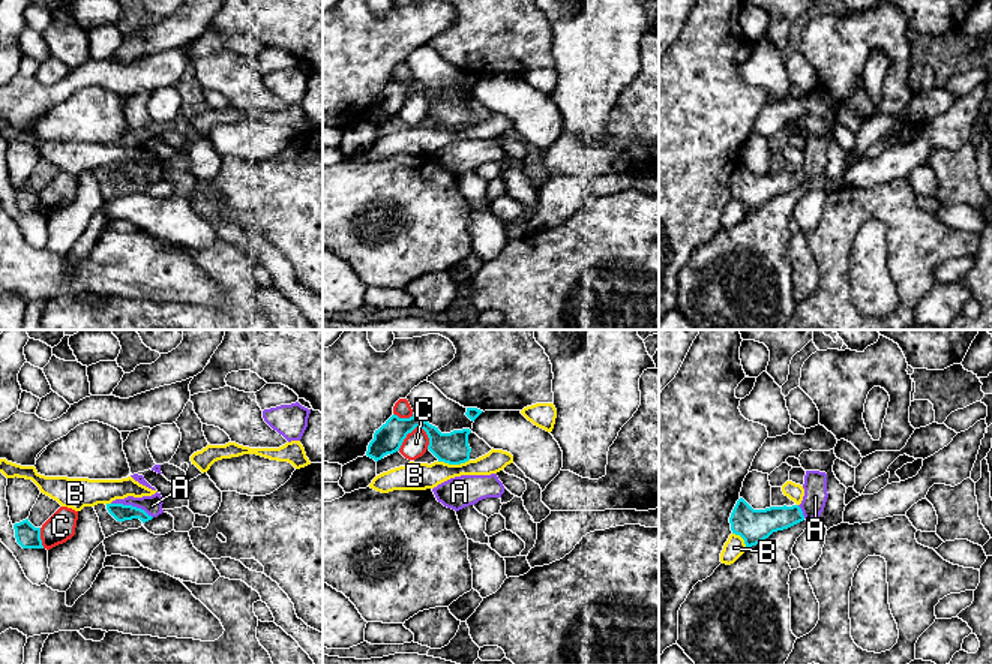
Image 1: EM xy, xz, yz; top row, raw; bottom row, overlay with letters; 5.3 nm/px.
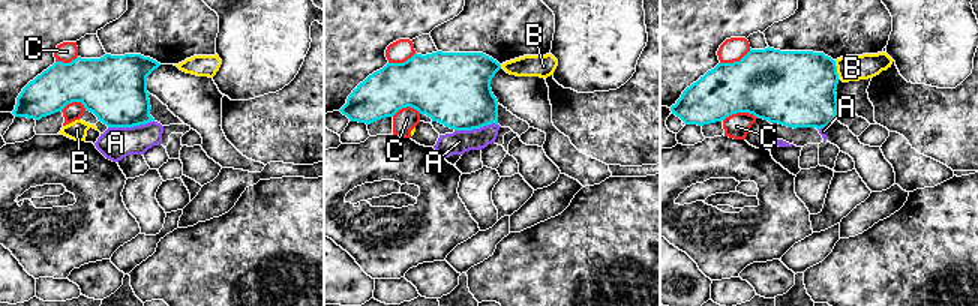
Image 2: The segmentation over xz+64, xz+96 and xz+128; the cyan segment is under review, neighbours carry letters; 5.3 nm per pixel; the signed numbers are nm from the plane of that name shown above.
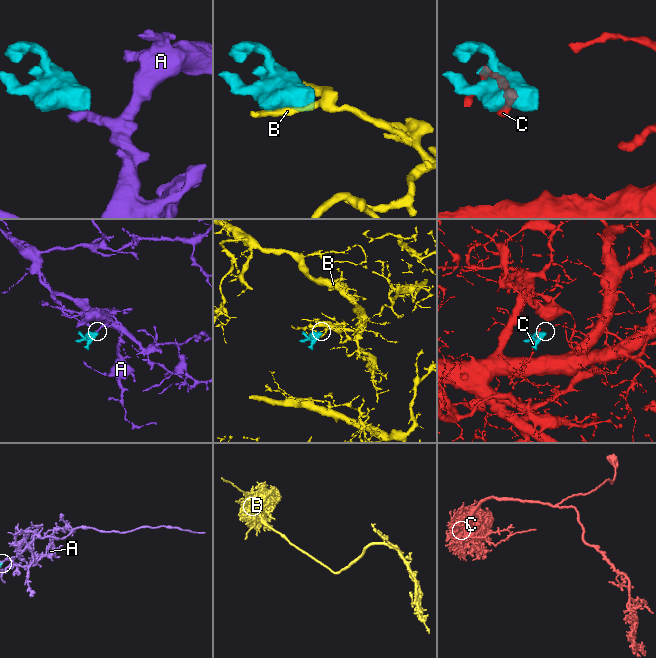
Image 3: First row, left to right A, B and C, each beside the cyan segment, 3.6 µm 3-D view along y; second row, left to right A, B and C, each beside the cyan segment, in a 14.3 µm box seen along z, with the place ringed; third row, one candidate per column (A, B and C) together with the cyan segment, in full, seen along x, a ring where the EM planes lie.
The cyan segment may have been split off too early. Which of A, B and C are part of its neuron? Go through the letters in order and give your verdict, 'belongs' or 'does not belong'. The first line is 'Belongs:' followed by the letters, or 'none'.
Belongs: A
A: belongs
B: does not belong
C: does not belong

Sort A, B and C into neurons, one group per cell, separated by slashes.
A / B / C

